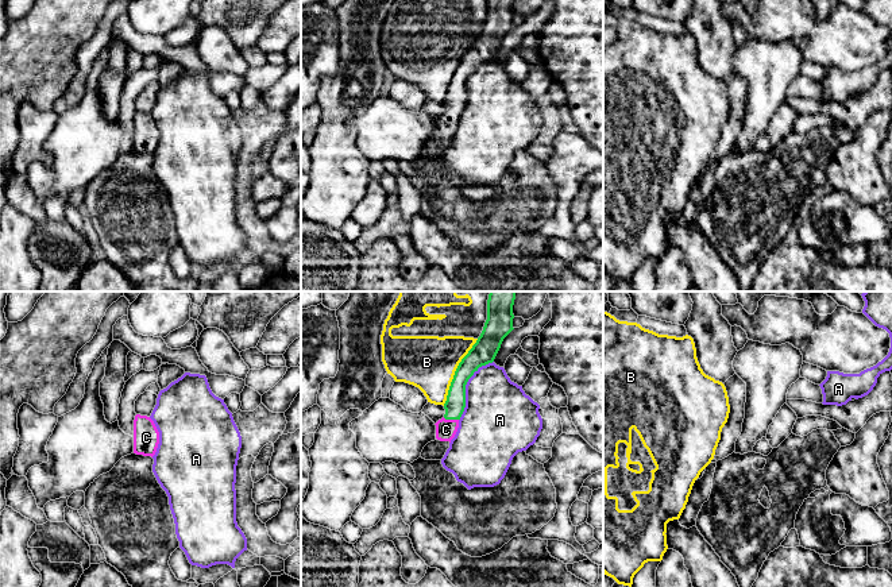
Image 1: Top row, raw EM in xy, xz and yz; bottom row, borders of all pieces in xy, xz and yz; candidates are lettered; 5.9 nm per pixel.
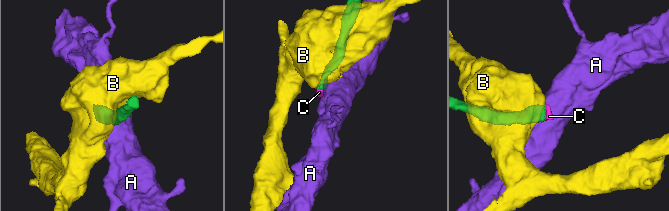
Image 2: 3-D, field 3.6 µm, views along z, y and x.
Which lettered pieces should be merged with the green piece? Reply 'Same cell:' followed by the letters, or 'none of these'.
Same cell: C

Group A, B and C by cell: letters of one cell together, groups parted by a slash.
A / B / C

